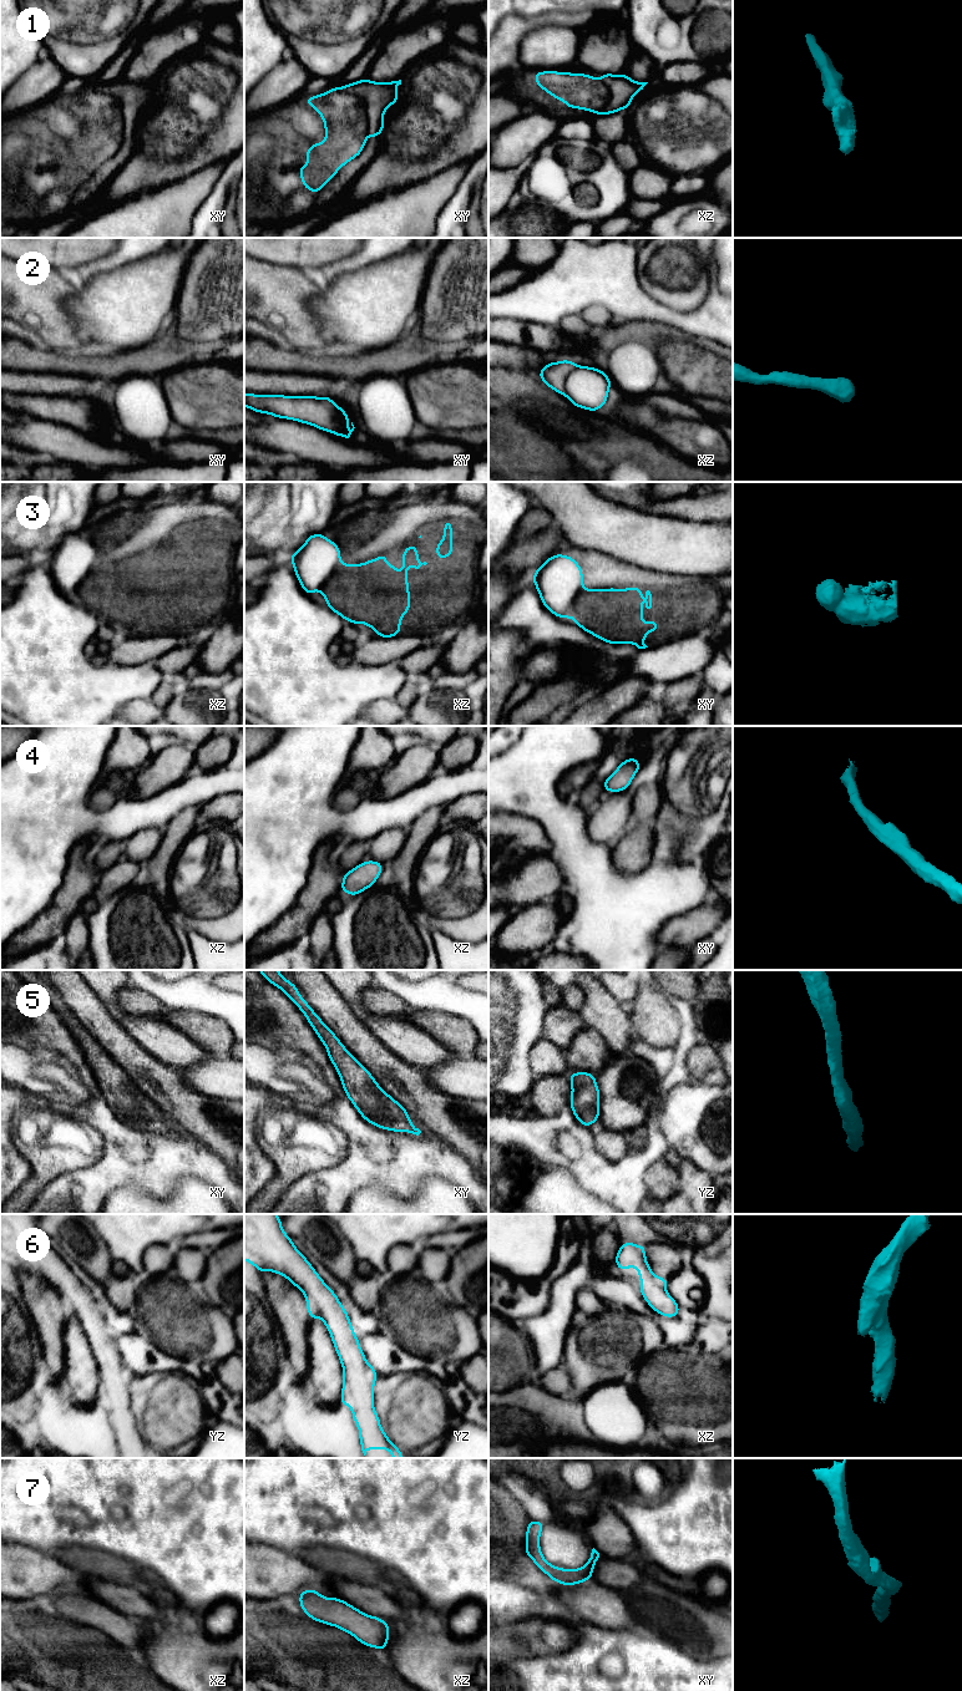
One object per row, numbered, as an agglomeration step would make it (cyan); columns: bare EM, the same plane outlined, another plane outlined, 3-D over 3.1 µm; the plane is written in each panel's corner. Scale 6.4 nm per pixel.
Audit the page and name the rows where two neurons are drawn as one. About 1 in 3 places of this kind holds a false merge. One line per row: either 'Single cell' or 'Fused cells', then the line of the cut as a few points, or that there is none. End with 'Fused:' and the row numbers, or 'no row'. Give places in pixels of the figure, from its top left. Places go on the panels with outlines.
1: Single cell. No split
2: Single cell. No split
3: Single cell. No split
4: Single cell. No split
5: Single cell. No split
6: Single cell. No split
7: Single cell. No split
Fused: no row

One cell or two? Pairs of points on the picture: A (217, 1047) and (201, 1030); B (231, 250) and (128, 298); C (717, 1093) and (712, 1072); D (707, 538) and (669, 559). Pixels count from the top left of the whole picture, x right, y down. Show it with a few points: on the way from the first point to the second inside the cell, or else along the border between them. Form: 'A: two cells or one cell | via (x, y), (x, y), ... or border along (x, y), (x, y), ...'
A: one cell | via (214, 1044), (204, 1034)
B: two cells | border along (192, 250), (176, 301)
C: two cells | border along (693, 1078), (719, 1086)
D: one cell | via (698, 547), (681, 548), (678, 551)

